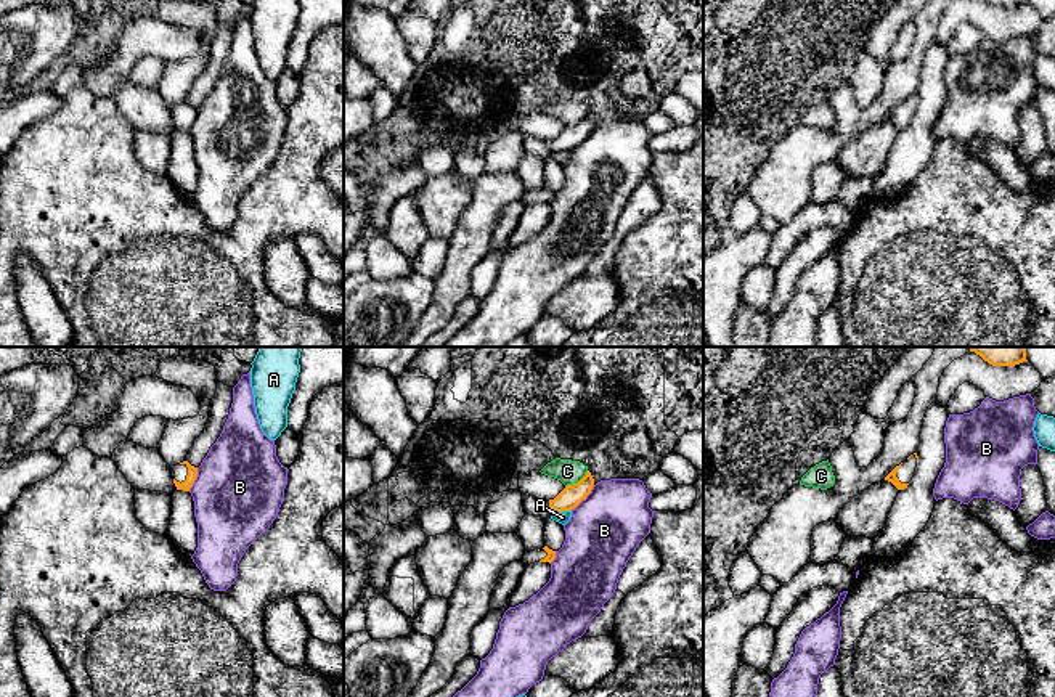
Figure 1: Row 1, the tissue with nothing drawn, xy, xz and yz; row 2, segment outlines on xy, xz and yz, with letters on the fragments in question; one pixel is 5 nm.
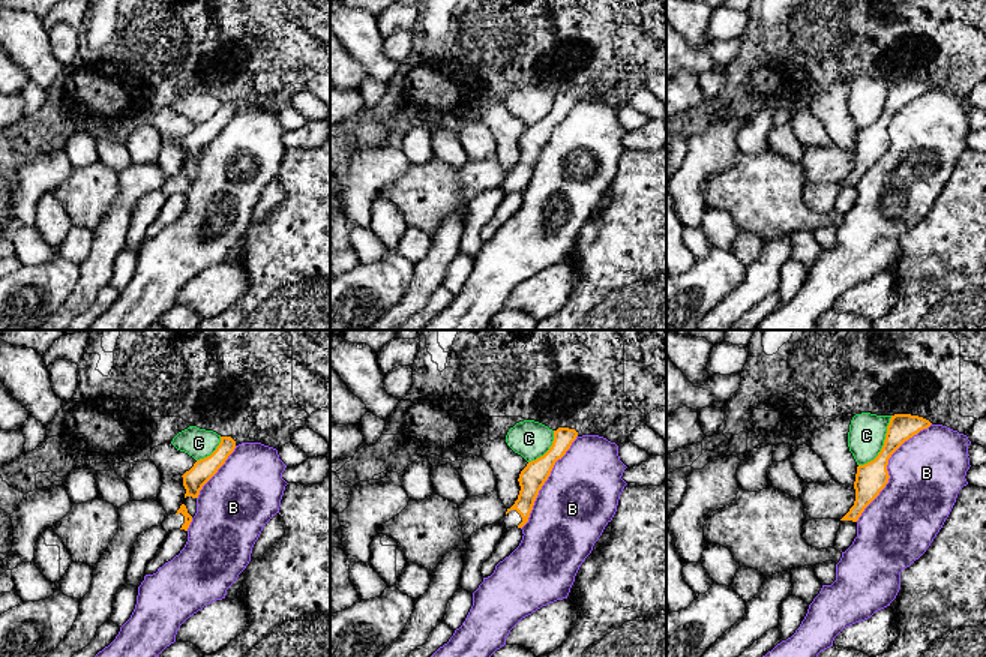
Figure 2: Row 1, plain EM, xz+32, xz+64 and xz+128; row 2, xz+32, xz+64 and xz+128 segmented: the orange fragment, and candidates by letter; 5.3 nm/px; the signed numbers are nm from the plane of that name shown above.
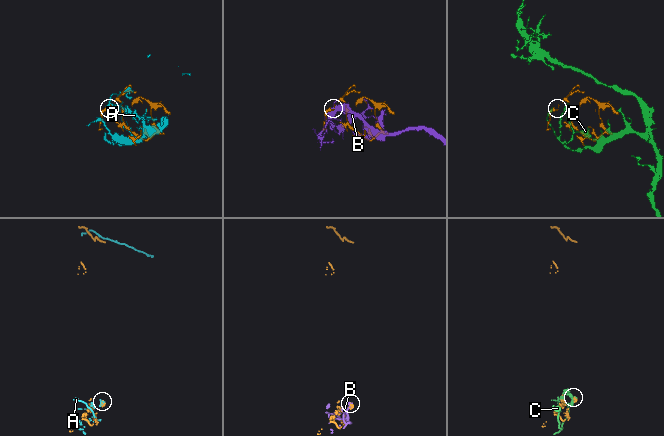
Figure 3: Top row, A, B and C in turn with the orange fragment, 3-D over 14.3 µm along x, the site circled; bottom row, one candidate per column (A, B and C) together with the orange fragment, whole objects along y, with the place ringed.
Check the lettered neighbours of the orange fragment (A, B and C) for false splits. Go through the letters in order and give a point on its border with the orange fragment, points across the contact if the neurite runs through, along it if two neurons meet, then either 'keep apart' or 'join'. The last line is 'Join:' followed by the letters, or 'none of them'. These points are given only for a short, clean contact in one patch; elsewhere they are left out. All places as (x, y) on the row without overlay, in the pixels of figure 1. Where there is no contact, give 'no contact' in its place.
A: meets orange in xz at (561, 151); keep apart
B: meets orange in xz at (583, 138); keep apart
C: meets orange in xz at (578, 122); keep apart
Join: none of them

